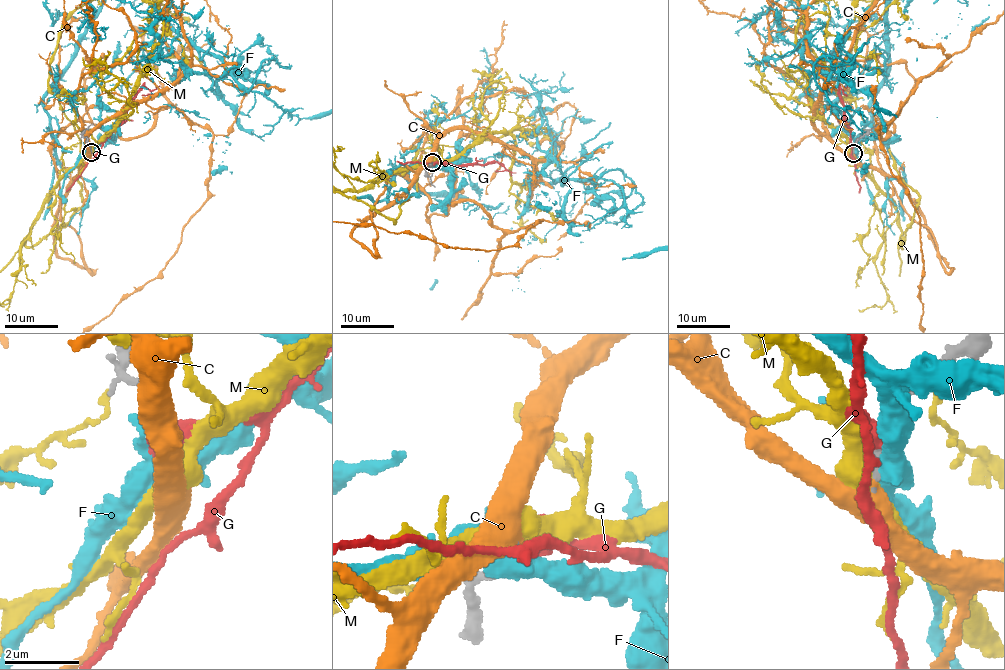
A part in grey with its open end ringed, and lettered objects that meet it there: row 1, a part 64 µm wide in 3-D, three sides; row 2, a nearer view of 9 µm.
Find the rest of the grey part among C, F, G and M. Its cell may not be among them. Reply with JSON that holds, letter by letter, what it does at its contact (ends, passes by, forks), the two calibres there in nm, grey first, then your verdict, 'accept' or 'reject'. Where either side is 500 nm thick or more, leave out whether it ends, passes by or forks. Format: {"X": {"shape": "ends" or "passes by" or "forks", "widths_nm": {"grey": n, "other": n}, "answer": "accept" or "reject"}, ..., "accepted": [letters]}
{"C": {"widths_nm": {"grey": 160, "other": 600}, "answer": "accept"}, "F": {"shape": "forks", "widths_nm": {"grey": 200, "other": 480}, "answer": "reject"}, "G": {"widths_nm": {"grey": 200, "other": 850}, "answer": "reject"}, "M": {"widths_nm": {"grey": 220, "other": 550}, "answer": "reject"}, "accepted": ["C"]}

